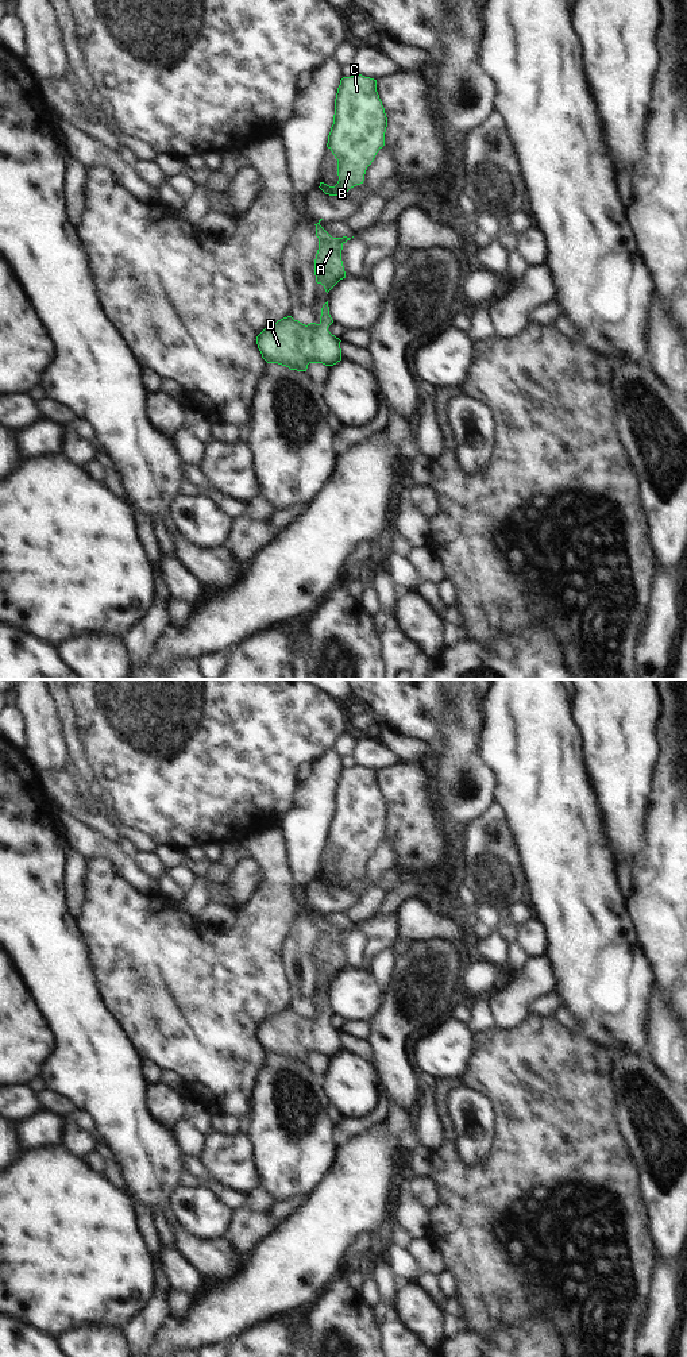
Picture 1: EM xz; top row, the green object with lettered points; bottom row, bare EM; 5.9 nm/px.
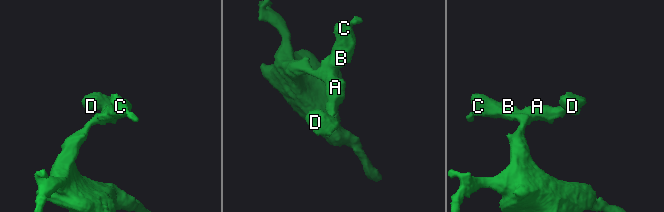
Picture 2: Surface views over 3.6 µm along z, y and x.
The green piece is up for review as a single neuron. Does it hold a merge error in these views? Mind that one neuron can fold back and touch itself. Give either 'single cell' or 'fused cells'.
single cell

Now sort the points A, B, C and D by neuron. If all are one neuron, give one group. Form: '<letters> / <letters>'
A B C D

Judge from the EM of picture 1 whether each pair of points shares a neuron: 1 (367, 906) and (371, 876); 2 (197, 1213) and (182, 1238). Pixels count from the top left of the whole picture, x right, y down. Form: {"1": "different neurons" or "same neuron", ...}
{"1": "same neuron", "2": "different neurons"}

